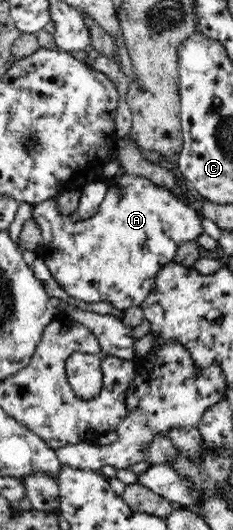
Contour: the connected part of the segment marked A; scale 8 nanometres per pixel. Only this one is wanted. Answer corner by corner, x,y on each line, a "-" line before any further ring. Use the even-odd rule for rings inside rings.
123,174
109,185
97,212
87,220
72,222
61,214
53,198
34,205
32,218
39,224
43,246
40,250
51,277
73,299
87,304
107,302
122,312
140,307
154,287
161,268
174,263
177,250
188,241
196,241
205,231
197,212
169,189
137,175

